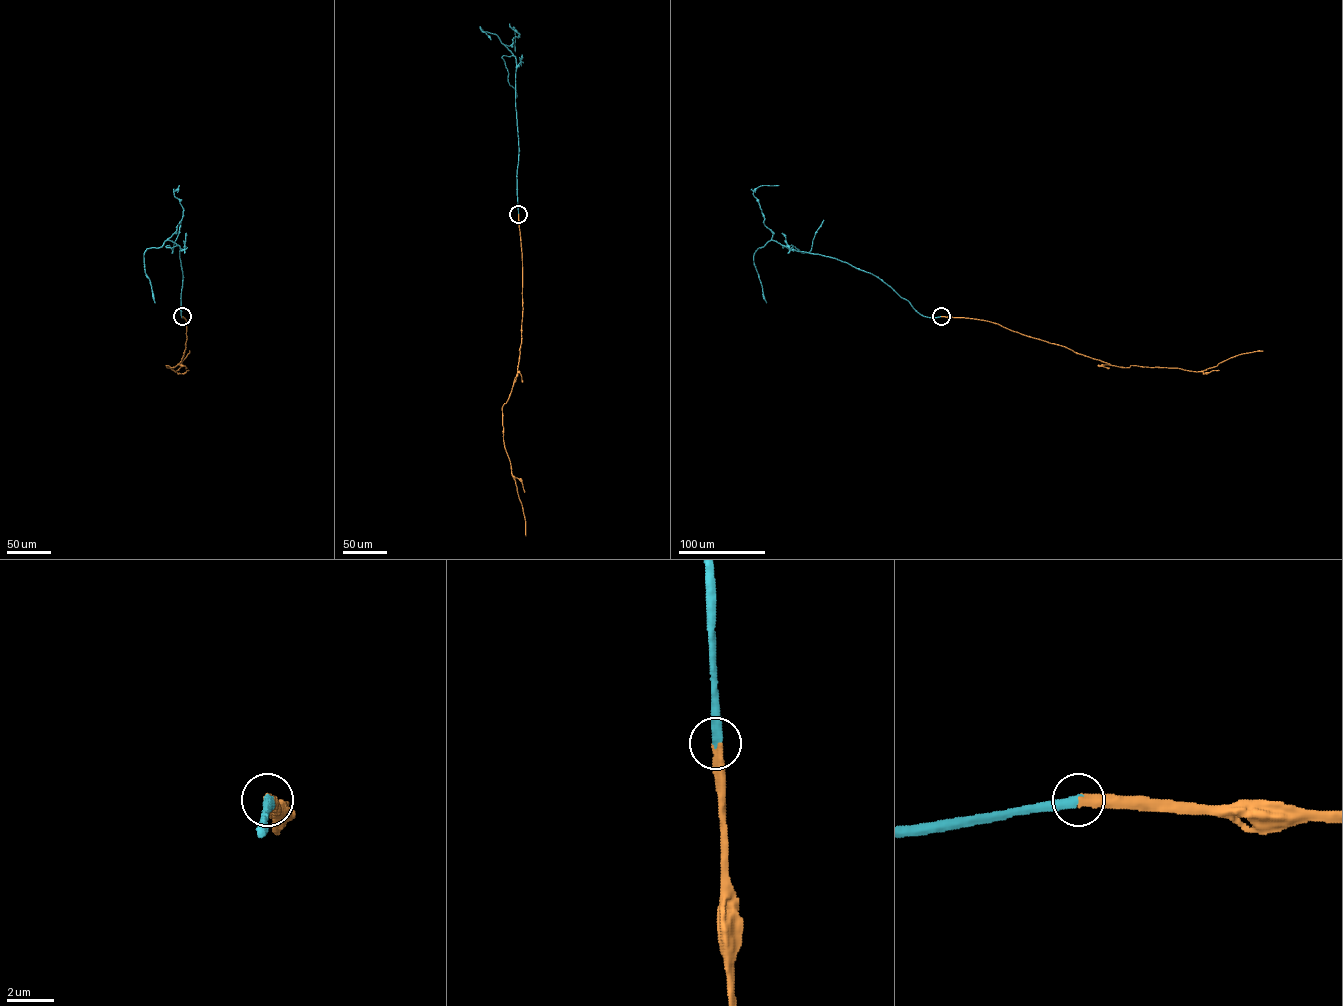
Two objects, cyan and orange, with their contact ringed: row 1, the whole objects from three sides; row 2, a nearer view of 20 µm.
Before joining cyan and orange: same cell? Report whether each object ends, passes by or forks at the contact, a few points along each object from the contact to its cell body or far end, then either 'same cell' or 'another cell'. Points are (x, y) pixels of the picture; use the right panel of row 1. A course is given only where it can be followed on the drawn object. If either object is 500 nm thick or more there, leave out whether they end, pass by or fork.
cyan ends | orange ends | cyan via (941, 316), (921, 315), (870, 273), (771, 239), (773, 233), (764, 224), (753, 193), (761, 185), (778, 185) | orange via (941, 316), (989, 321), (1123, 367), (1133, 365), (1201, 371), (1238, 355), (1262, 351) | same cell

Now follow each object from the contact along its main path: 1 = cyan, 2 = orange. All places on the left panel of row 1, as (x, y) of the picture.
1: (182, 316), (180, 247), (167, 239), (177, 230), (183, 215), (180, 200), (174, 194), (179, 185)
2: (182, 316), (186, 321), (184, 354), (175, 366), (166, 367), (175, 371), (189, 351)

